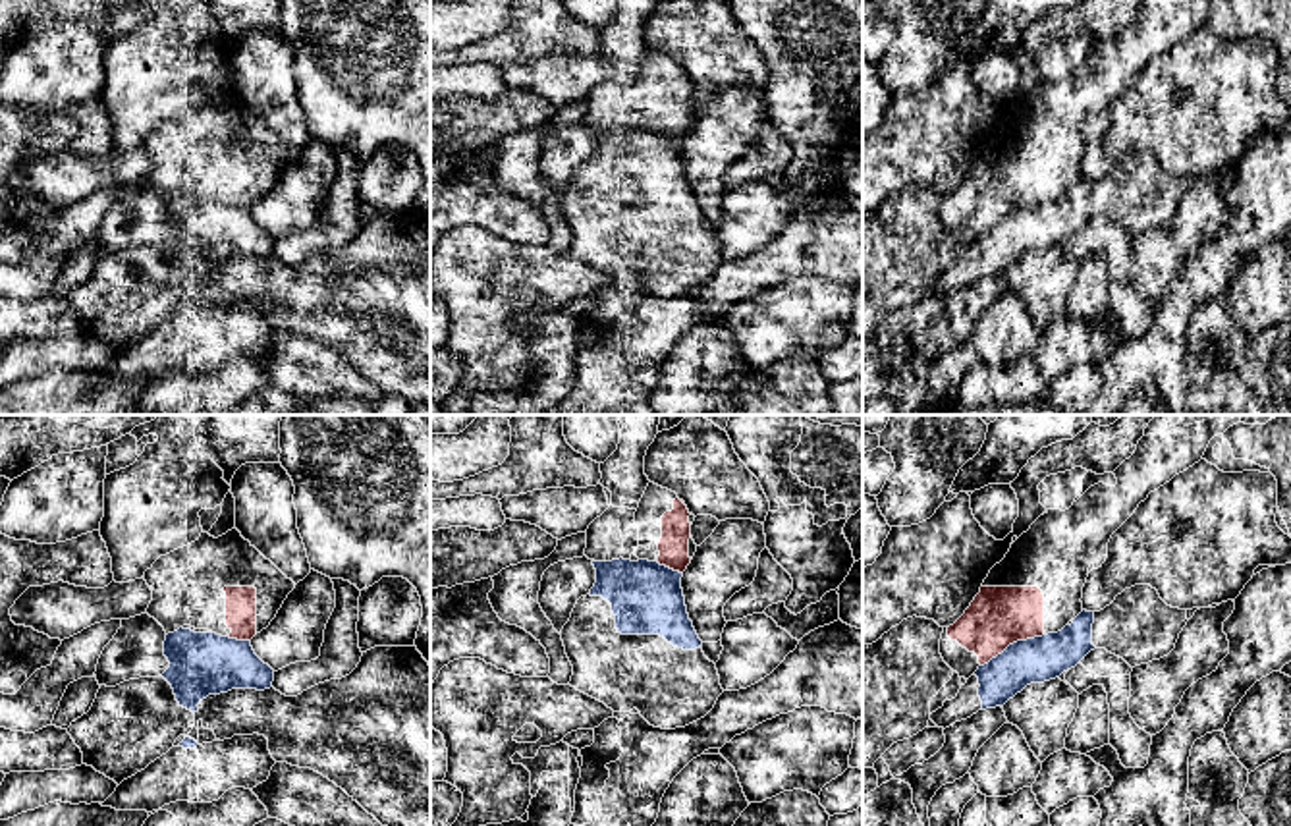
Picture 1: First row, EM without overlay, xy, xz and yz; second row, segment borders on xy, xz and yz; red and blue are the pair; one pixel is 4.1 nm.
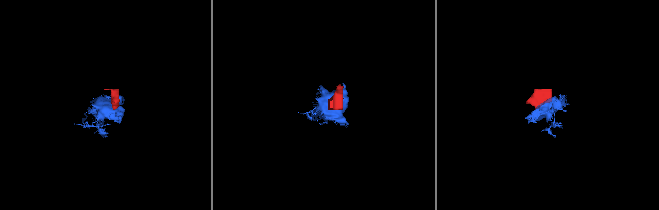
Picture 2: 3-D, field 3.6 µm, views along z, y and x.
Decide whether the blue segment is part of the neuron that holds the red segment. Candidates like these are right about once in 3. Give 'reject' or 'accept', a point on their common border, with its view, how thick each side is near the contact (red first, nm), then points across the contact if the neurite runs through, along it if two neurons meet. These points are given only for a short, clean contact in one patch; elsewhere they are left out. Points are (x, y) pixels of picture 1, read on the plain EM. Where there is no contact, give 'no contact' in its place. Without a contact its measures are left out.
reject; meets red in yz at (1012, 211); 260 nm thick on the red side, 190 nm on the other; border along yz (1044, 201), (1010, 211), (981, 234)

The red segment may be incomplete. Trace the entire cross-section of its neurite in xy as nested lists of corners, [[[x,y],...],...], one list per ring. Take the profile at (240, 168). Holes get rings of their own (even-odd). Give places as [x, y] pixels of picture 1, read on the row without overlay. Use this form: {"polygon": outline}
{"polygon": [[[237,96],[218,106],[201,100],[195,110],[160,124],[143,147],[154,156],[145,181],[154,185],[166,203],[183,195],[237,208],[251,208],[266,197],[295,156],[295,151],[245,108]]]}

